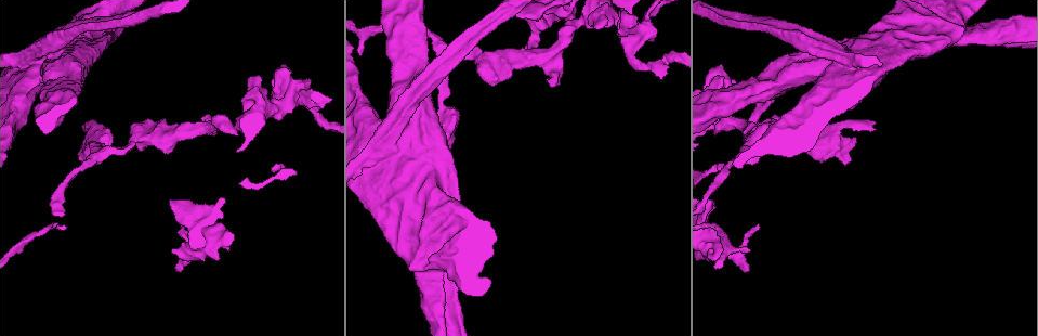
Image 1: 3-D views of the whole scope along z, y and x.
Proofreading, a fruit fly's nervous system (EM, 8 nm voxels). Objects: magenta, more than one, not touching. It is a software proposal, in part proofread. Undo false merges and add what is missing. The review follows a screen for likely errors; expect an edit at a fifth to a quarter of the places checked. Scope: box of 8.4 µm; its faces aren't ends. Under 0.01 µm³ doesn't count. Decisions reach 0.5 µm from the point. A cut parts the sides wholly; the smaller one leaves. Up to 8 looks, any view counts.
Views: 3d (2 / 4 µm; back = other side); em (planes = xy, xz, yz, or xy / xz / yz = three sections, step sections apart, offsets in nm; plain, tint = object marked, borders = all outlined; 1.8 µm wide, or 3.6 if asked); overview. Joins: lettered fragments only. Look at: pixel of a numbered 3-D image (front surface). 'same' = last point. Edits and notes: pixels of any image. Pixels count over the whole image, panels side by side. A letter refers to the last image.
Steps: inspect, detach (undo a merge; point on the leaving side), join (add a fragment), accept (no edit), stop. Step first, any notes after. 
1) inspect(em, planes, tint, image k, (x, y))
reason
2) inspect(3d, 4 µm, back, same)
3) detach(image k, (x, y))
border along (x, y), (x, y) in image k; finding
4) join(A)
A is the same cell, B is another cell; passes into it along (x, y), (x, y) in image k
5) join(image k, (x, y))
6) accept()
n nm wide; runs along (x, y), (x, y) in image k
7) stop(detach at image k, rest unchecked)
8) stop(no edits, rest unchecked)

inspect(em, xy, step 4, borders, image 1, (271, 170))
an open end

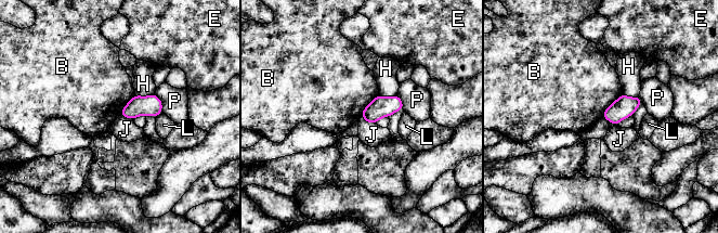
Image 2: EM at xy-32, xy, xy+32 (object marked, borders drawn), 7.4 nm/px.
accept()
B, E, H, J, L and P are other cells; border along (361, 117), (368, 123), (375, 124) in image 2; none of them fits

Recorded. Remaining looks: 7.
inspect(em, 3.6 µm, xy, step 4, tint, image 1, (442, 112))
sudden change in width

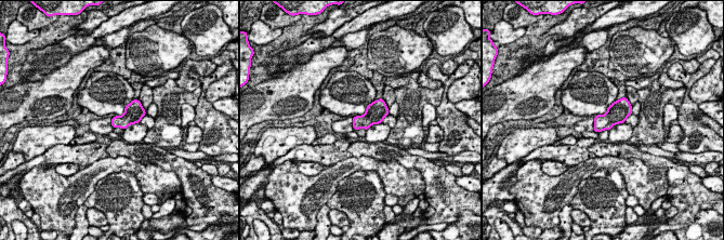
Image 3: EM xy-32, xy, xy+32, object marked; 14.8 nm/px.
inspect(em, 3.6 µm, planes, borders, same)

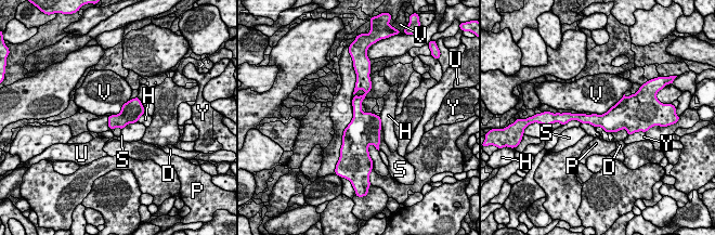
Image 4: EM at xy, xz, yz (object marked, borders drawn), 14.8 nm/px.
accept()
D, H, P, S, U, V and Y are other cells; border along (624, 93), (606, 112), (592, 114) in image 4; all the same cell

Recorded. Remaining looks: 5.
inspect(3d, 4 µm, image 1, (929, 36))
thick turns thin

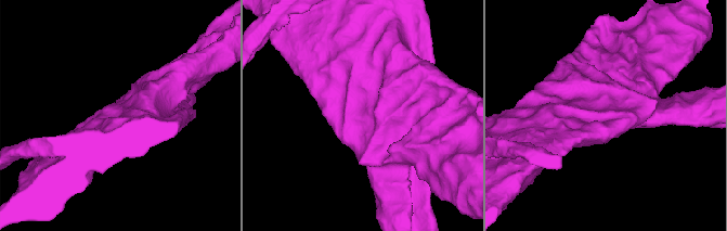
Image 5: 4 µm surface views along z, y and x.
inspect(em, 3.6 µm, planes, borders, image 5, (605, 111))

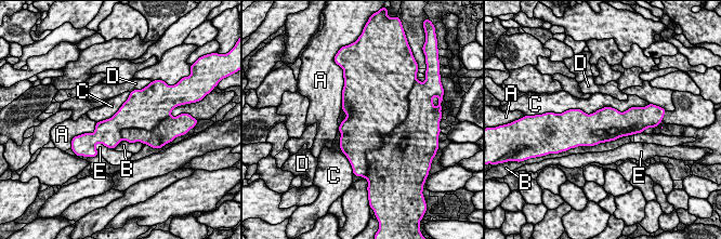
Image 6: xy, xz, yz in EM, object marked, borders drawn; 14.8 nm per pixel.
detach(image 6, (612, 131))
A, B, C, D and E are other cells; the part that leaves runs along (617, 130), (595, 132) in image 6; two cells meet here

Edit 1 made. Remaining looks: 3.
stop(detach at image 6, rest unchecked)

